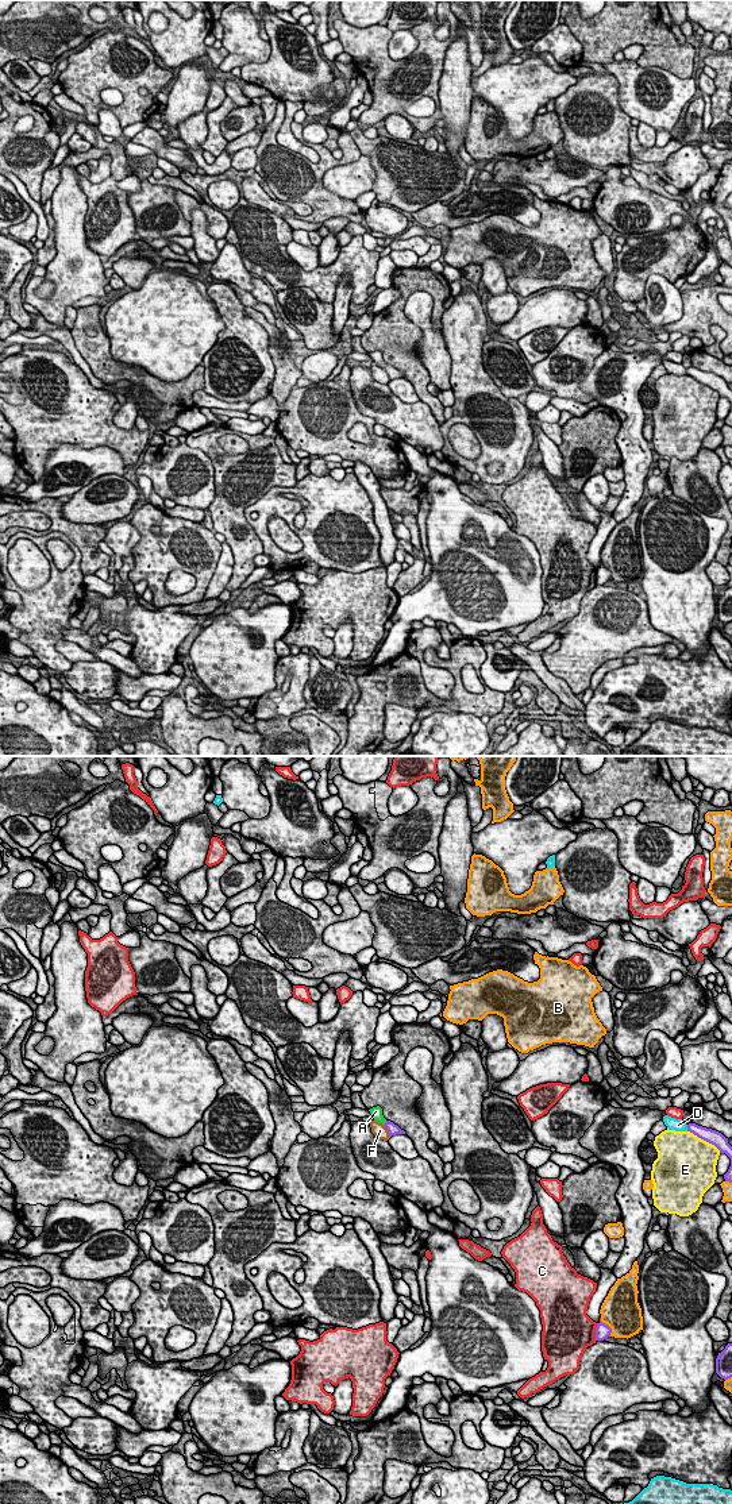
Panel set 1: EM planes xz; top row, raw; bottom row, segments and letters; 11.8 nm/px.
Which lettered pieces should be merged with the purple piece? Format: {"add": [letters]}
{"add": ["A"]}

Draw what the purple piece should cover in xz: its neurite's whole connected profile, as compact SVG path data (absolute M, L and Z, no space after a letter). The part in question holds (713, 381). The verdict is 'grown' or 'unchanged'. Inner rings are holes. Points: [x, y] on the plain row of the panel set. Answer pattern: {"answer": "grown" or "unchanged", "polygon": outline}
{"answer": "unchanged", "polygon": "M689 367L687 375L714 389L720 394L720 397L725 397L731 402L731 410L728 416L724 419L724 423L725 425L732 427L732 390L728 387L728 382L725 382L721 377L716 374L702 371L696 367Z"}

